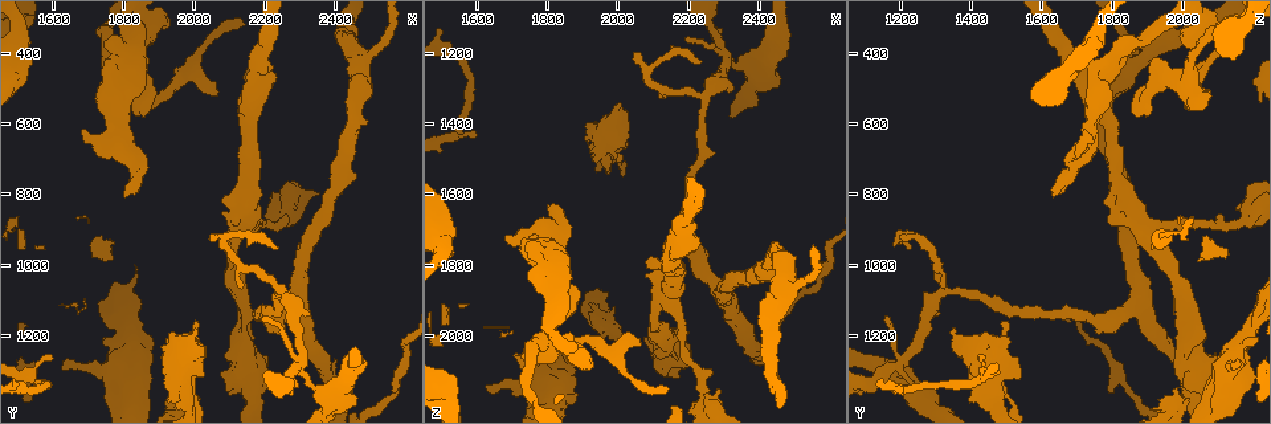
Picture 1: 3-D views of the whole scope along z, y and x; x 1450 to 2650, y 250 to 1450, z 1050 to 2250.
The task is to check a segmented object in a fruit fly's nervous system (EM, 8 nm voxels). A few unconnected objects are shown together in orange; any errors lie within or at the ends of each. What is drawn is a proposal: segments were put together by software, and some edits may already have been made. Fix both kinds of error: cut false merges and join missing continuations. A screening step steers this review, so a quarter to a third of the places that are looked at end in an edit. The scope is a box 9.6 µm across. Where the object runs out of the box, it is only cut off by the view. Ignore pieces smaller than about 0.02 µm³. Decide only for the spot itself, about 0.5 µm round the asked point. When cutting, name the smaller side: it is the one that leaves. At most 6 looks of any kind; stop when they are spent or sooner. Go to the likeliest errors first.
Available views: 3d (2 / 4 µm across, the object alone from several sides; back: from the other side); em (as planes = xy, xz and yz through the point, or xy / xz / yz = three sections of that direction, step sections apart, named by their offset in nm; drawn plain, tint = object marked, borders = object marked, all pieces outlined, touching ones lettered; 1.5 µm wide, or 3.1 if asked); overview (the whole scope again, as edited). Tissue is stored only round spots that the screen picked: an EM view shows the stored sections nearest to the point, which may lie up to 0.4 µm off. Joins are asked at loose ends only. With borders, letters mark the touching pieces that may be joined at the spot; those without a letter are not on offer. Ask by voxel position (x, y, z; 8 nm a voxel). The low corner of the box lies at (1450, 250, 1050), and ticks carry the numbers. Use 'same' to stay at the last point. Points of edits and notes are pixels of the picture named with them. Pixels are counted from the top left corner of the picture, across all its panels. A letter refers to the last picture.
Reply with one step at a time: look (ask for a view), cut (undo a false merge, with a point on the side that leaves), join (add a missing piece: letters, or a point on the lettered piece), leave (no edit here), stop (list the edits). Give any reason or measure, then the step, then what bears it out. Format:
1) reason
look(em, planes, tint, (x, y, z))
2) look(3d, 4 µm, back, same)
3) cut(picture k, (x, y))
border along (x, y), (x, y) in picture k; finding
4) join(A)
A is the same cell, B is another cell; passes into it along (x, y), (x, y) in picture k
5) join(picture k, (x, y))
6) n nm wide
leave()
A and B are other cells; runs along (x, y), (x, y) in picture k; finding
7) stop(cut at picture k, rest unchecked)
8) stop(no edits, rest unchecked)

an open end
look(em, yz, step 8, tint, (1800, 810, 1630))

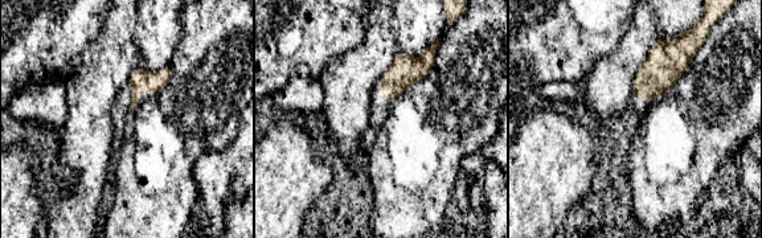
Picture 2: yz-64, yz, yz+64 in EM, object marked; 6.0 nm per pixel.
another direction
look(em, planes, borders, same)

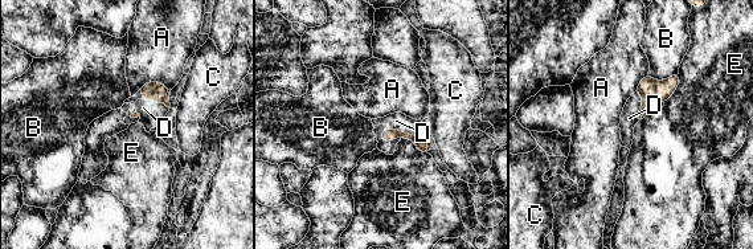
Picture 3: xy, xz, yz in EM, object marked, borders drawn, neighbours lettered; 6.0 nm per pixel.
join(D)
D is the same cell, A, B, C and E are other cells; passes into it along (662, 90), (639, 111), (629, 118) in picture 3; it goes on there

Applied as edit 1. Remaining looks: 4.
see it whole again
look(overview)

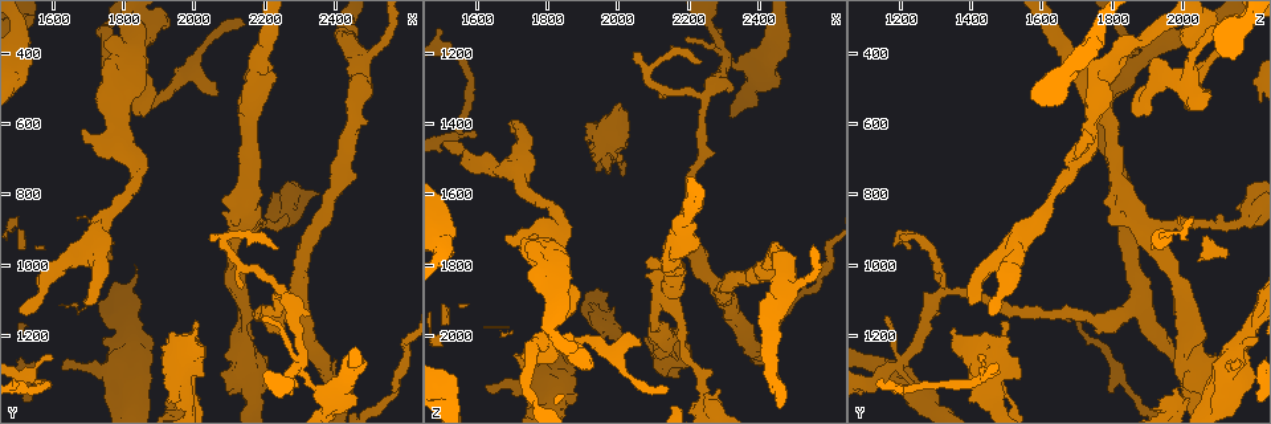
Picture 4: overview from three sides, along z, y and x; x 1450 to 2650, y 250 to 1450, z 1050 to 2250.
three arms meet
look(3d, 2 µm, (2250, 1080, 1320))

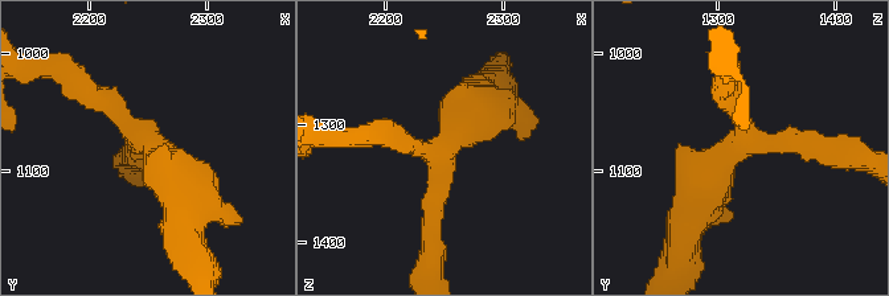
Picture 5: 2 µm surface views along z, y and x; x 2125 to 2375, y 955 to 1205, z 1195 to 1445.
3 arms; arms of 190, 190, 280 nm; need the tissue
look(em, xz, step 8, tint, (2250, 1076, 1324))

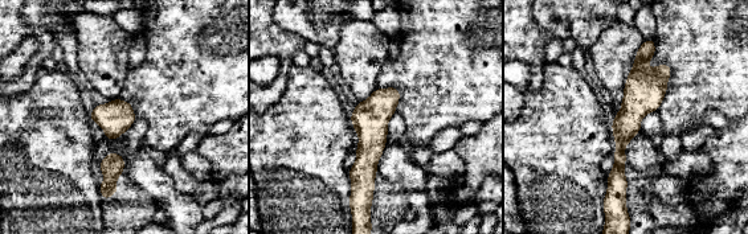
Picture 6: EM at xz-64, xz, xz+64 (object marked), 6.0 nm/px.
cut it another way
look(em, planes, borders, same)

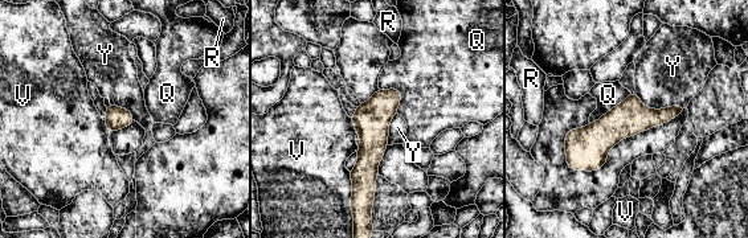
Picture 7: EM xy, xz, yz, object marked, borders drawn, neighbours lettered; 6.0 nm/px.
140 nm wide
leave()
Q, R, V and Y are other cells; border along (634, 91), (658, 110), (686, 107) in picture 7; continuous, no second neuron

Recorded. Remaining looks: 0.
stop(join at picture 3, rest unchecked)

